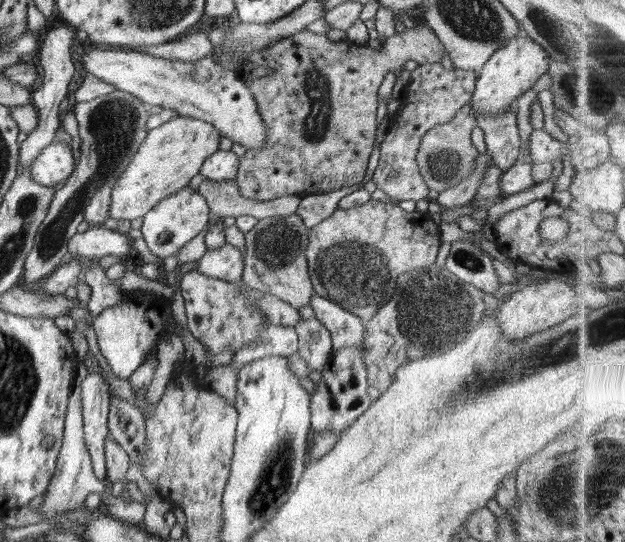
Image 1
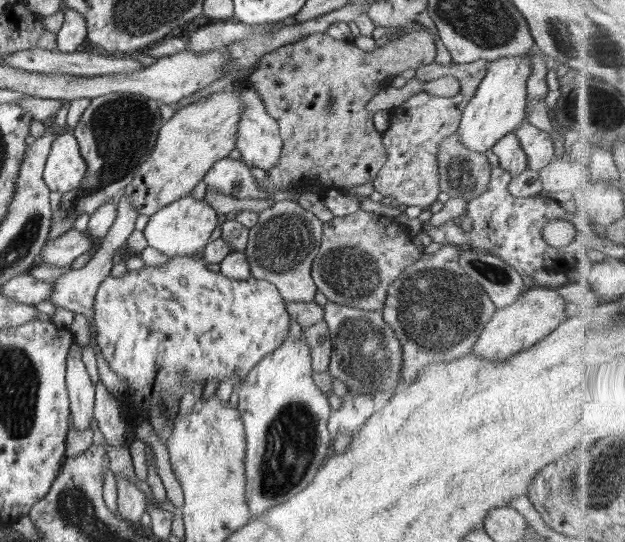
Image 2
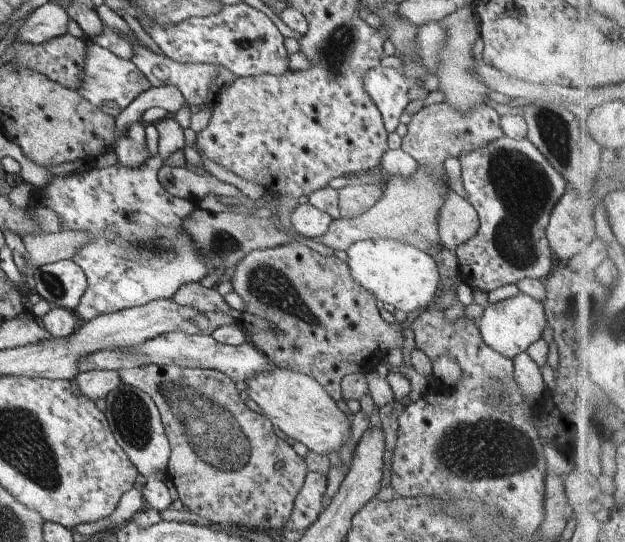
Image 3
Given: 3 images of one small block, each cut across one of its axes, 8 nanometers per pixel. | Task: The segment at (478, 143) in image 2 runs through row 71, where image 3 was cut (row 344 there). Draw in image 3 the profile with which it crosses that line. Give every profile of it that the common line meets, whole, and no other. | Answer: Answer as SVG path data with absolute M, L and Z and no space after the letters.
M520 293L518 296L490 303L479 318L477 327L488 348L513 359L542 336L547 327L546 309L542 302Z

